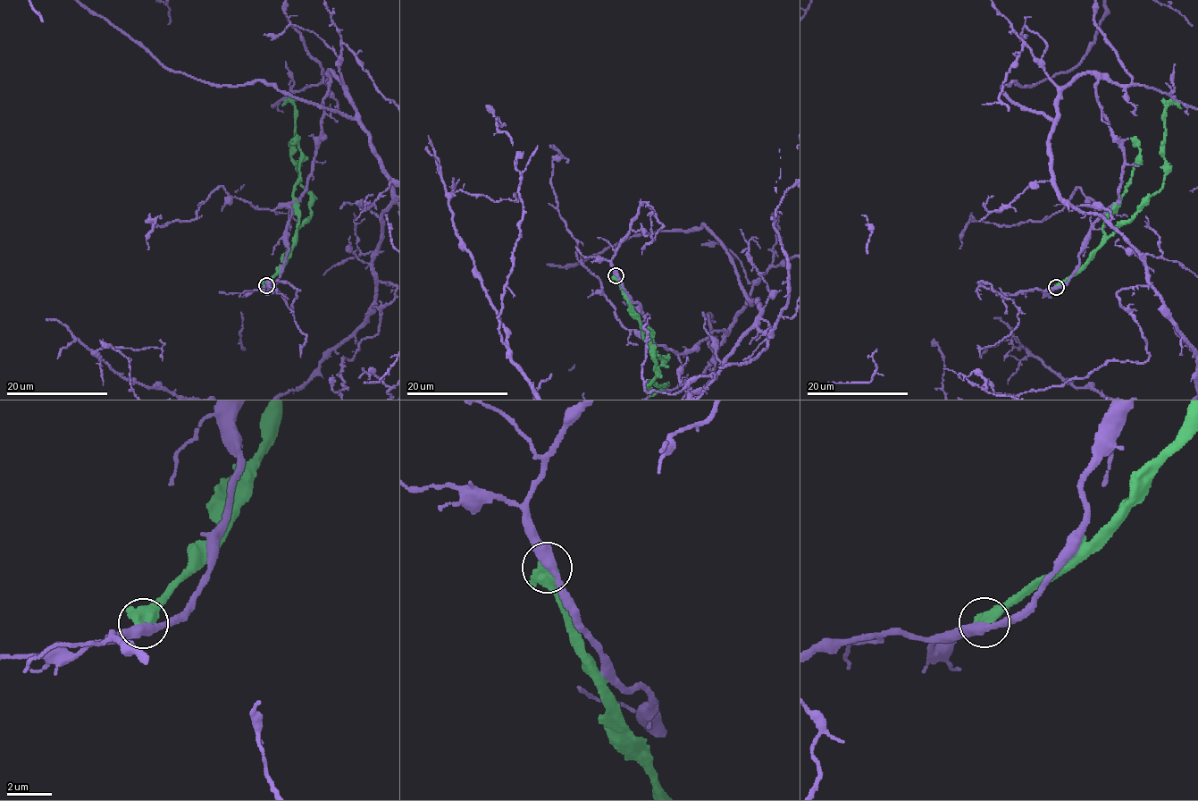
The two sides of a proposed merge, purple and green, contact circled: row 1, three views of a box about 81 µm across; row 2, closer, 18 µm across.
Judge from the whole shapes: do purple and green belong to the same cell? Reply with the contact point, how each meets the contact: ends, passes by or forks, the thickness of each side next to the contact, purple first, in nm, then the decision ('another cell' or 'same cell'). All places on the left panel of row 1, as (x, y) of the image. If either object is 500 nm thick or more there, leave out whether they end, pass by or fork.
(266, 285) | purple passes by | green passes by | 400/440 nm | another cell

